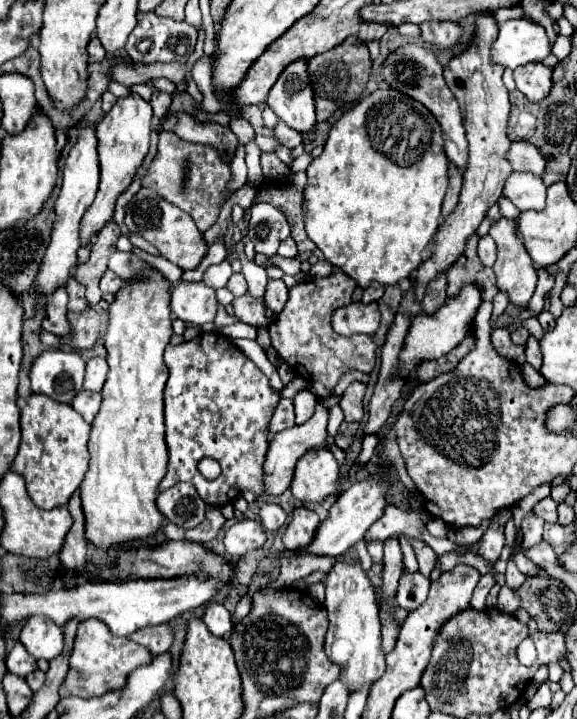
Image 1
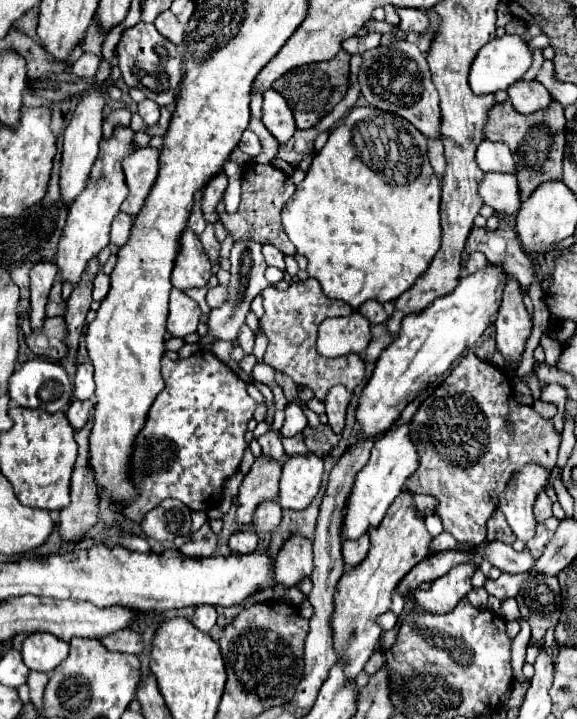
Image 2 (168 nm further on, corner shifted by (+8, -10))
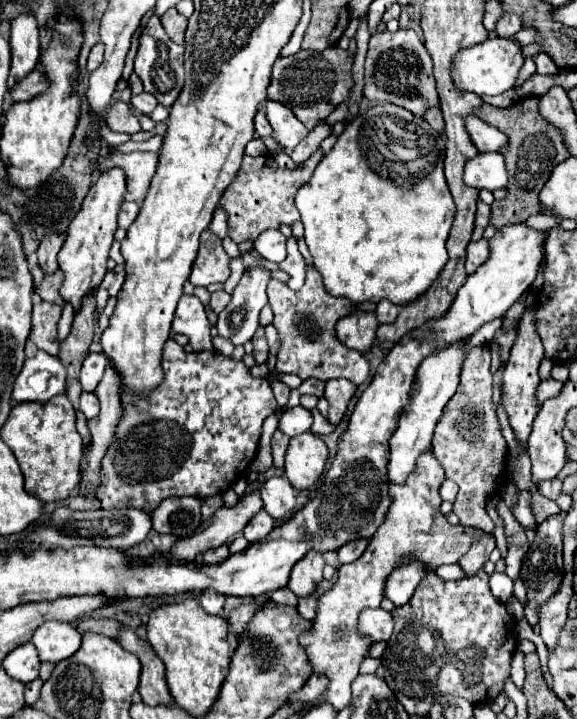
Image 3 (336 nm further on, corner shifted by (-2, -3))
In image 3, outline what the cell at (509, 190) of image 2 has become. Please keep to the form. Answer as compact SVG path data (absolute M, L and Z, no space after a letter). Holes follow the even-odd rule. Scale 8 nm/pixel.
M478 153L464 167L464 183L476 189L504 189L508 173L500 153Z

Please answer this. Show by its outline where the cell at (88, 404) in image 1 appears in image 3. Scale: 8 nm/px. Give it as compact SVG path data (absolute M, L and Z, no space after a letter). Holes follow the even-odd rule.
M82 393L80 397L80 409L86 415L86 419L92 419L98 415L100 405L98 405L98 397L94 393Z

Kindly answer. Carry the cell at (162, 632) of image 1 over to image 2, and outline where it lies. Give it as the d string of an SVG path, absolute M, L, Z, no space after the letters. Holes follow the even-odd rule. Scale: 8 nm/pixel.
M134 630L126 632L114 632L112 636L106 636L100 640L110 652L128 652L128 654L142 654L144 652L144 642L142 636Z

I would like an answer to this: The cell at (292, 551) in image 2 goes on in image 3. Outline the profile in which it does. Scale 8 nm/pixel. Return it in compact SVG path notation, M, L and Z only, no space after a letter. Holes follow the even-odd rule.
M310 551L302 561L298 561L290 573L288 587L296 597L310 597L316 593L316 587L322 583L324 559L320 553Z

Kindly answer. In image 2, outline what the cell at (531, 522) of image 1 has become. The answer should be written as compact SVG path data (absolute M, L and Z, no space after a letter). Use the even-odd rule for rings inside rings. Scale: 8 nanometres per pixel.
M528 464L528 468L522 468L512 476L508 482L508 488L504 490L504 496L500 496L500 510L504 512L512 532L518 540L528 542L534 538L536 532L536 520L532 514L534 500L538 492L546 486L548 472L540 468L538 464Z

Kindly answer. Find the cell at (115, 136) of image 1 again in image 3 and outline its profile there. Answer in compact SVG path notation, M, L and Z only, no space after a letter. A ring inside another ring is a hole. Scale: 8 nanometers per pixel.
M110 169L98 177L98 181L90 187L80 213L74 217L74 221L68 227L68 237L58 253L58 263L64 273L64 281L60 285L60 295L64 303L70 303L74 307L74 313L82 307L82 299L86 293L94 291L104 275L106 275L106 261L108 253L114 241L114 231L118 227L116 217L118 209L122 205L122 193L126 191L126 177L122 175L120 169Z

